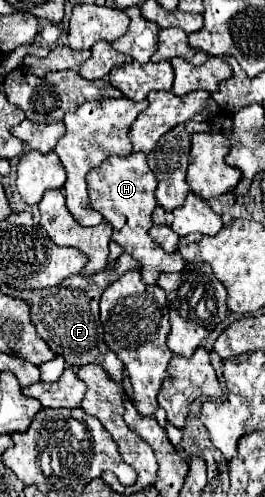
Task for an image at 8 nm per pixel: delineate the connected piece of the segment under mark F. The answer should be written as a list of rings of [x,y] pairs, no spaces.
[[[121,254],[115,268],[97,272],[95,276],[69,276],[61,284],[45,288],[45,290],[23,290],[17,296],[27,302],[31,308],[31,322],[37,328],[39,336],[45,340],[45,344],[55,352],[65,358],[67,364],[71,366],[83,366],[89,362],[99,362],[121,386],[121,372],[123,364],[117,360],[117,356],[107,348],[103,342],[103,328],[99,320],[99,298],[103,290],[117,280],[121,274],[127,270],[135,268],[135,260],[127,254]]]

